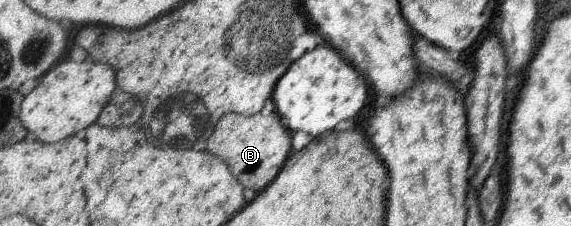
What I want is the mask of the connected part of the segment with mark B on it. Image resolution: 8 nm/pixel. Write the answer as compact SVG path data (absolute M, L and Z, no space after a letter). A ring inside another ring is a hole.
M272 112L268 116L255 114L244 116L223 114L207 138L206 150L219 156L228 165L246 190L263 191L282 170L292 153L292 135L280 124L280 118Z

